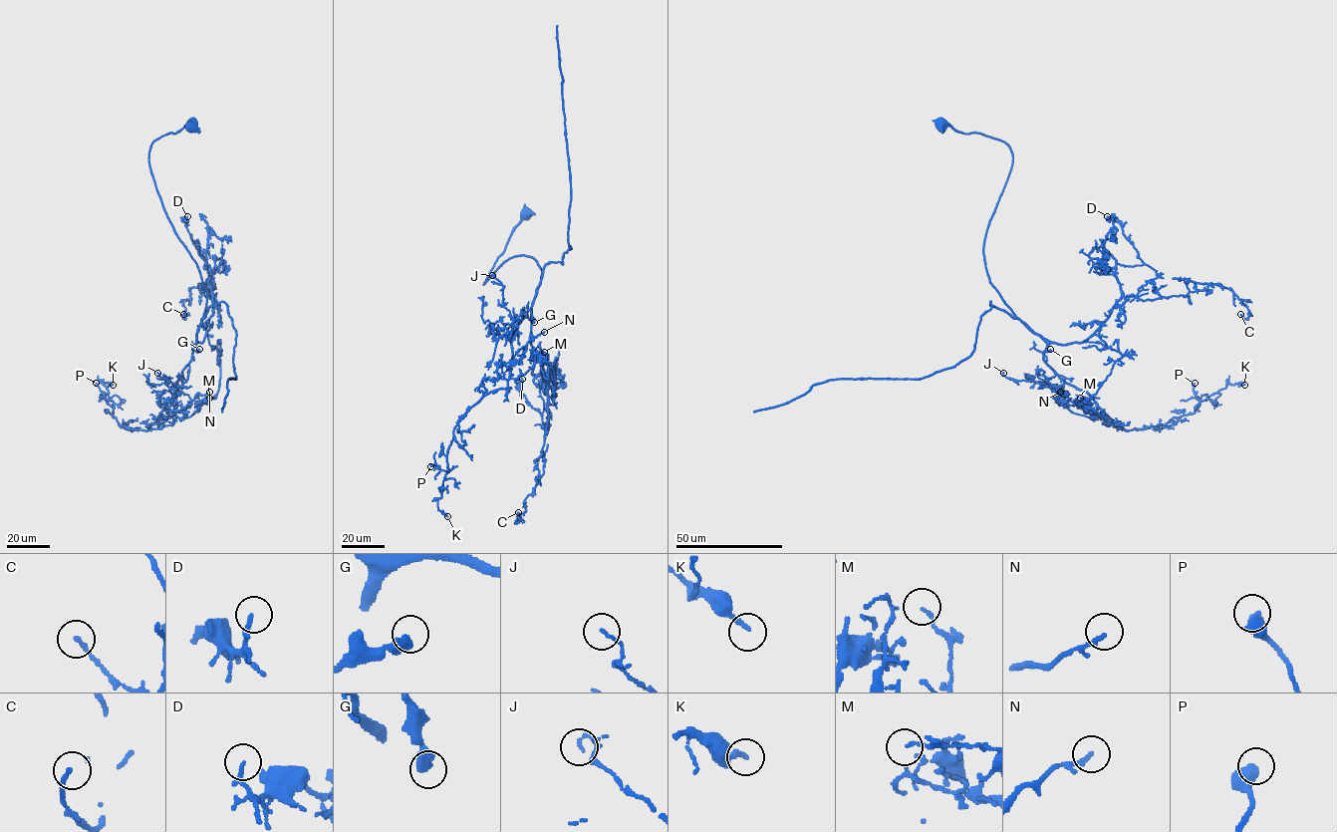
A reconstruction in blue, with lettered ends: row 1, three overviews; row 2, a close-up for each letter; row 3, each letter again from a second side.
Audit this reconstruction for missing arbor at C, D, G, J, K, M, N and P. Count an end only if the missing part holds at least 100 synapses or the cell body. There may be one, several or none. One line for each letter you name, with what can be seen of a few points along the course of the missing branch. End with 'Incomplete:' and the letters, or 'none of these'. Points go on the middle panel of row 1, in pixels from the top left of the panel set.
Incomplete: none of these

